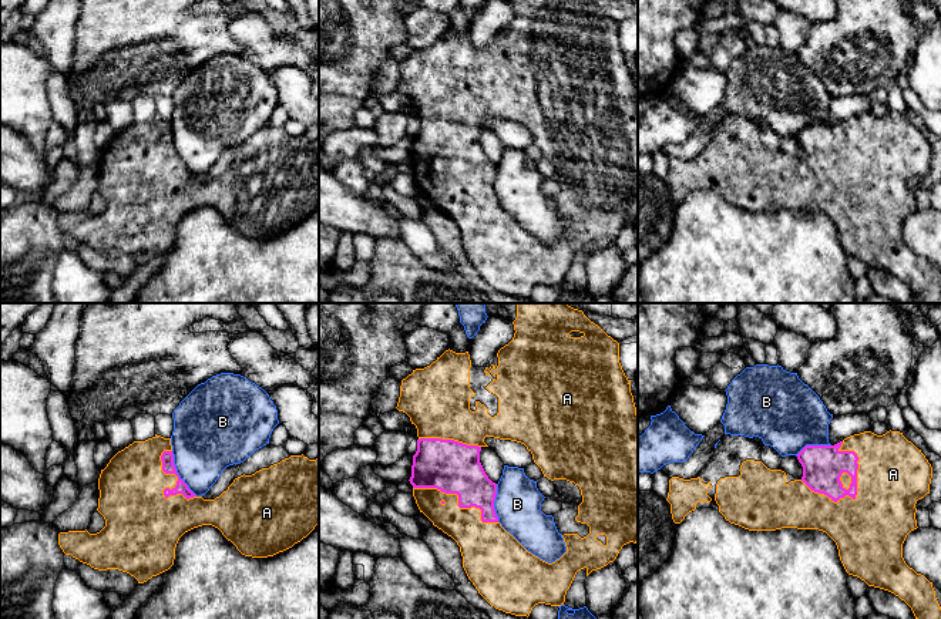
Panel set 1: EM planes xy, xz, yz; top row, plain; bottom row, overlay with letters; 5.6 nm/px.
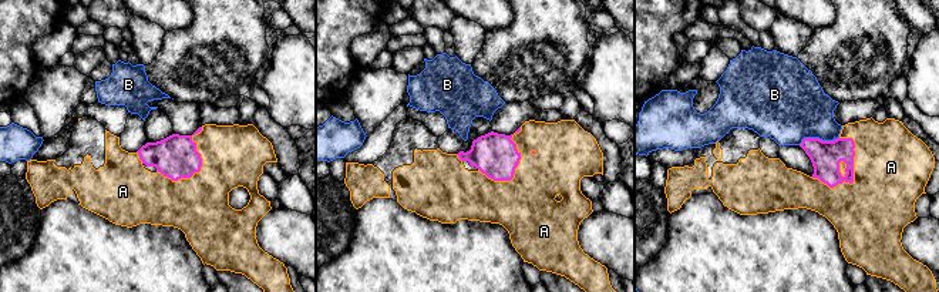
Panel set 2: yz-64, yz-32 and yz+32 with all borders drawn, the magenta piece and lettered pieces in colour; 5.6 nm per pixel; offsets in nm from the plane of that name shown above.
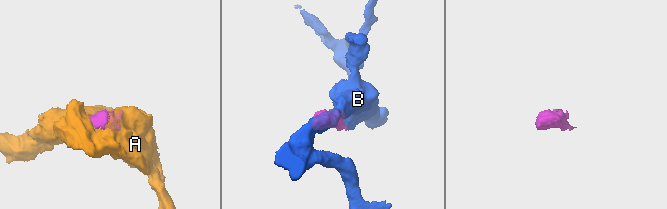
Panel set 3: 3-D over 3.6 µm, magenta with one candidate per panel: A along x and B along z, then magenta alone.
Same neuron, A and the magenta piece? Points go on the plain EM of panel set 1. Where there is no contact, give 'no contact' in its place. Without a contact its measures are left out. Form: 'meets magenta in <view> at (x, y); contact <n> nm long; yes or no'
meets magenta in yz at (847, 175); contact 360 nm long; yes

